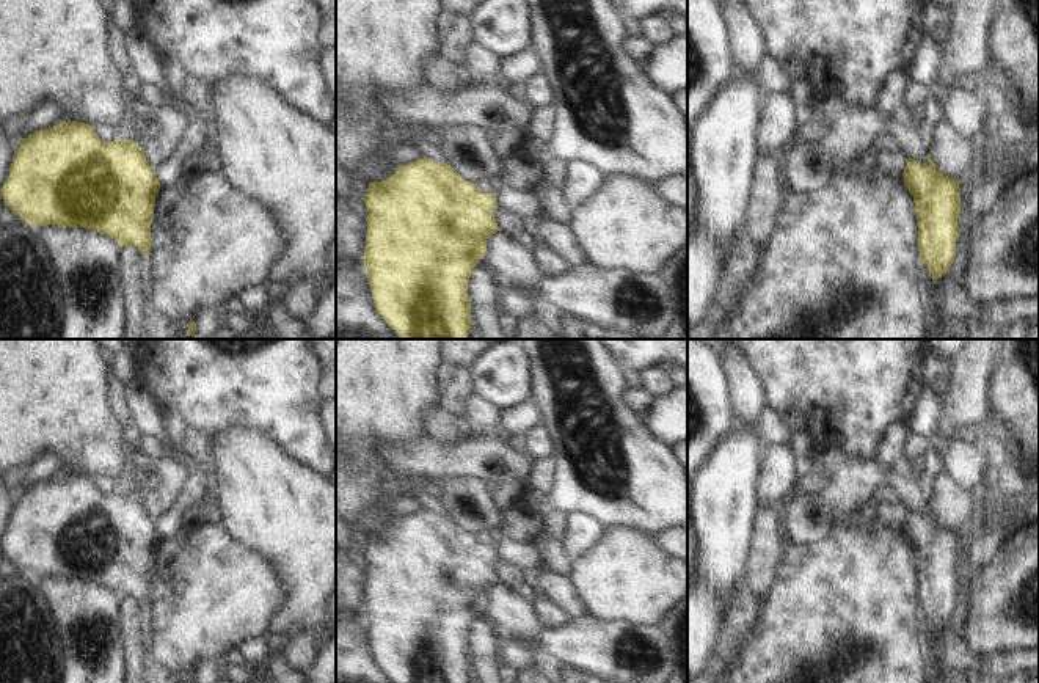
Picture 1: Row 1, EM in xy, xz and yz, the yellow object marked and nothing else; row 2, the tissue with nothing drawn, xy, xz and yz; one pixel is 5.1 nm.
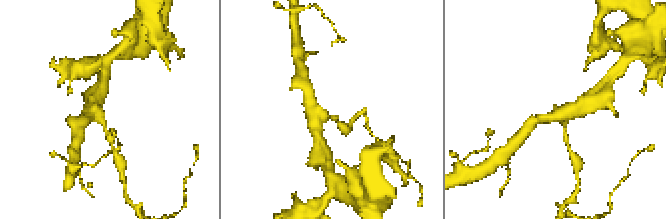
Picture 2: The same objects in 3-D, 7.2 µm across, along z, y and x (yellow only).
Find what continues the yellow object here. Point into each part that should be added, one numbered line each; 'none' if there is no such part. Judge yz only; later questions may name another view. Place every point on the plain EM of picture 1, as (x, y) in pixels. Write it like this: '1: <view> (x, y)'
none

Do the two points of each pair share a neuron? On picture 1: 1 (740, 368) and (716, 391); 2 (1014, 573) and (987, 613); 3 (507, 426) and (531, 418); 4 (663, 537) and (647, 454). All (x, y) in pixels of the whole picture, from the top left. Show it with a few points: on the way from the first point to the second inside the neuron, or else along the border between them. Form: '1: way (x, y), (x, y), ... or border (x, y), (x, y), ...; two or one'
1: border (721, 358), (736, 416); two
2: way (1014, 583), (997, 603); one
3: way (514, 421), (524, 418); one
4: border (670, 526), (647, 533); two

